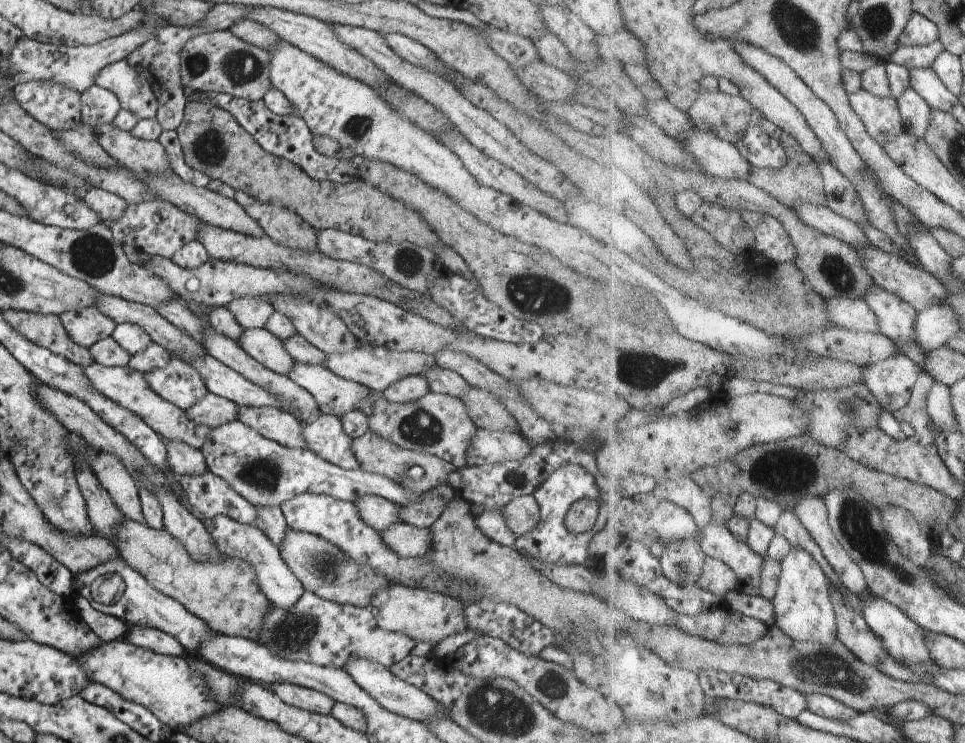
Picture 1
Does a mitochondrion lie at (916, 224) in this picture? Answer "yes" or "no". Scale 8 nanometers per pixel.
no

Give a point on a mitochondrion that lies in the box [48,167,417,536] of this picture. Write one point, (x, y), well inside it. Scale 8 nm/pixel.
(92, 254)

